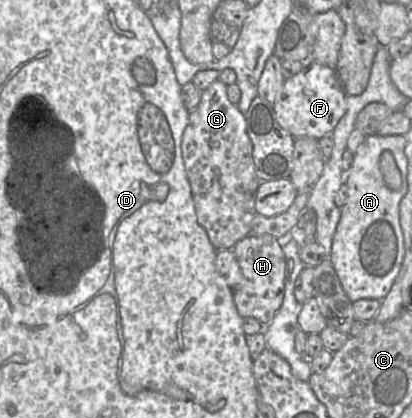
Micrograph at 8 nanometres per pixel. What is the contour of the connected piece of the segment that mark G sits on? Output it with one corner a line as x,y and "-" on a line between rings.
217,79
212,82
210,86
208,86
205,90
202,91
199,104
195,109
189,112
189,122
183,132
181,150
187,177
191,186
198,223
205,229
210,242
217,250
232,250
239,240
252,233
252,221
257,213
255,210
256,192
262,180
257,176
256,167
253,161
252,143
246,131
245,116
241,113
236,104
232,104
229,101
227,96
227,85
220,79

